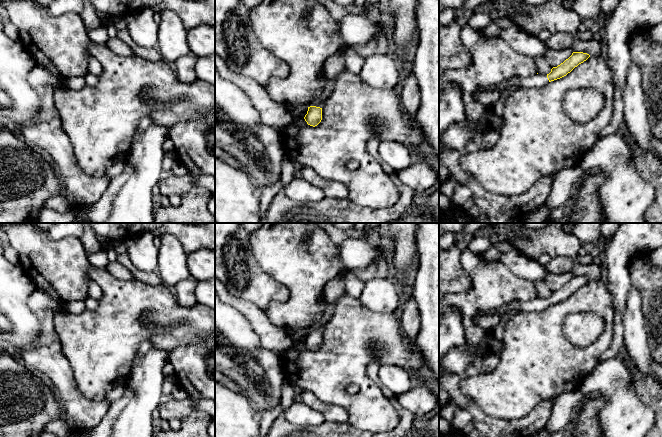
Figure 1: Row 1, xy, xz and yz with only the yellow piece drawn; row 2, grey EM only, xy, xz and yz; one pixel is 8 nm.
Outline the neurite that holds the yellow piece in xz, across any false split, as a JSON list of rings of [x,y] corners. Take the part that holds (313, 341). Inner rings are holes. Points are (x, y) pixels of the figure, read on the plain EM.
[[[323,295],[319,297],[319,313],[316,315],[313,323],[309,327],[308,335],[307,338],[305,339],[304,343],[307,346],[308,349],[310,350],[317,350],[321,344],[322,344],[322,332],[320,332],[320,324],[322,321],[323,314],[326,310],[327,307],[327,302],[326,299]]]

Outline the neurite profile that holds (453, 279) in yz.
[[[468,235],[460,236],[449,249],[439,250],[439,291],[443,294],[464,293],[472,288],[472,280],[460,261],[470,239]]]

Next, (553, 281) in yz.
[[[546,270],[546,276],[544,281],[547,287],[553,292],[563,287],[566,283],[568,283],[572,279],[572,277],[573,274],[571,272],[554,274]]]

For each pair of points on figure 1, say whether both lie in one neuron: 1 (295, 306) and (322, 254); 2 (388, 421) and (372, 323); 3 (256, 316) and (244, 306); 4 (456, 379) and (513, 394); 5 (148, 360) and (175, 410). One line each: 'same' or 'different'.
1: same
2: same
3: same
4: different
5: different

